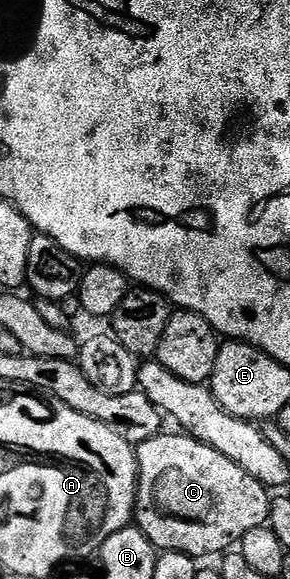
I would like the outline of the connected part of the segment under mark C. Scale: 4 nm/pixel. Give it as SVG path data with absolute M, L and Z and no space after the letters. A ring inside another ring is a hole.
M167 434L154 435L137 447L142 482L151 483L152 489L155 490L155 511L140 510L137 515L137 526L160 552L180 551L192 557L215 555L218 551L225 550L234 539L235 542L242 540L245 533L268 522L273 499L268 488L264 487L257 477L247 473L241 465L229 461L225 453L205 445L192 435Z

